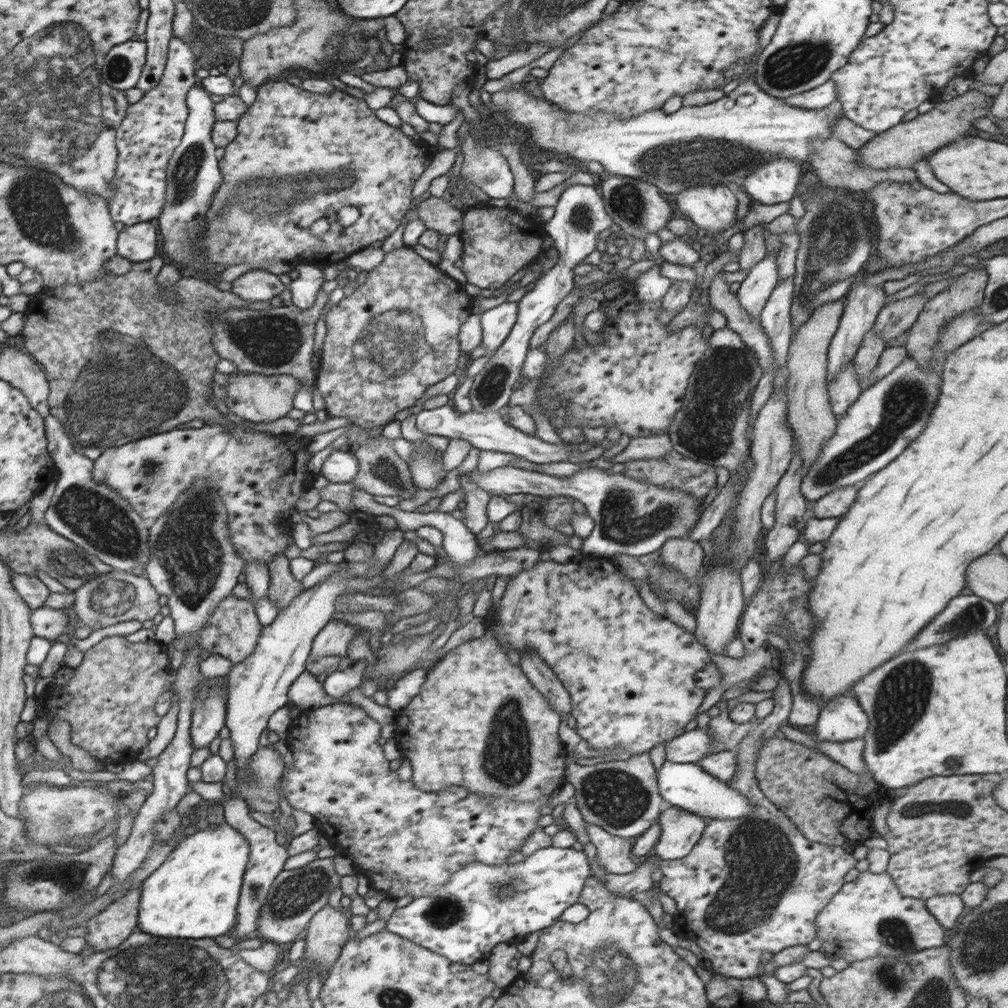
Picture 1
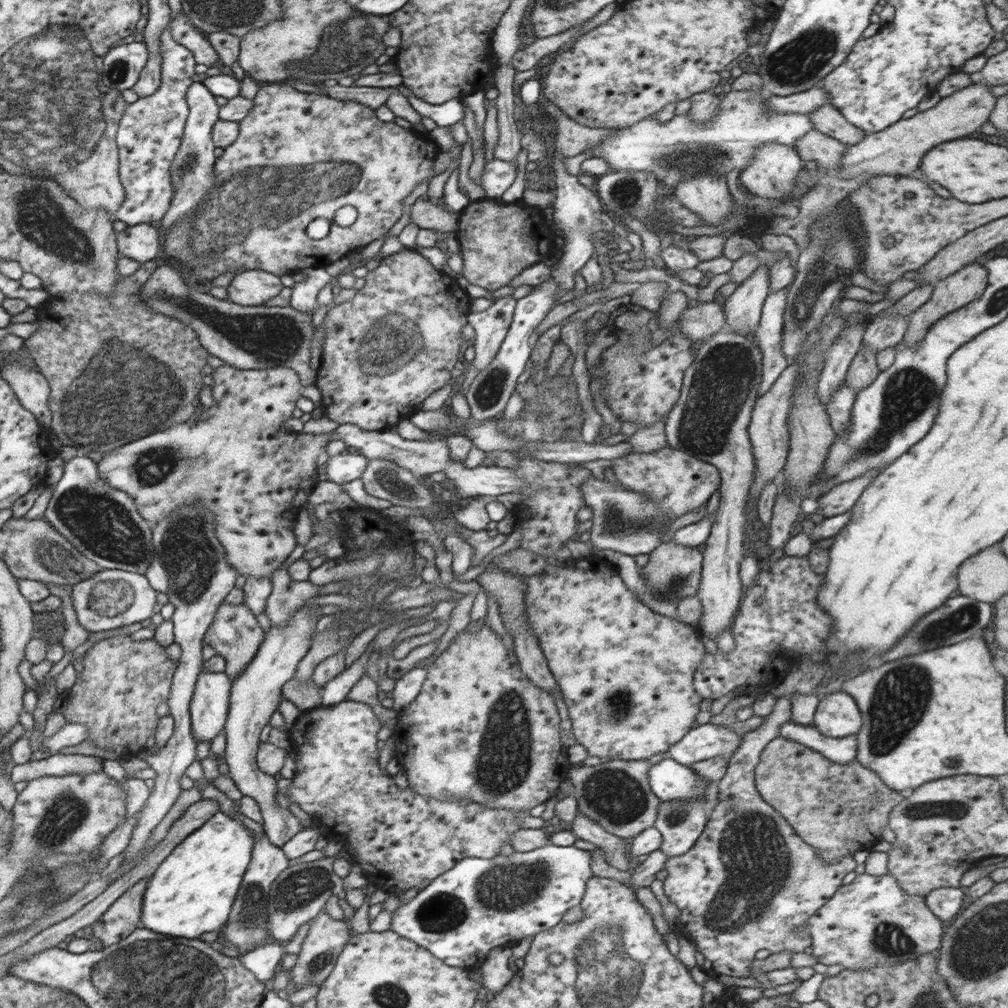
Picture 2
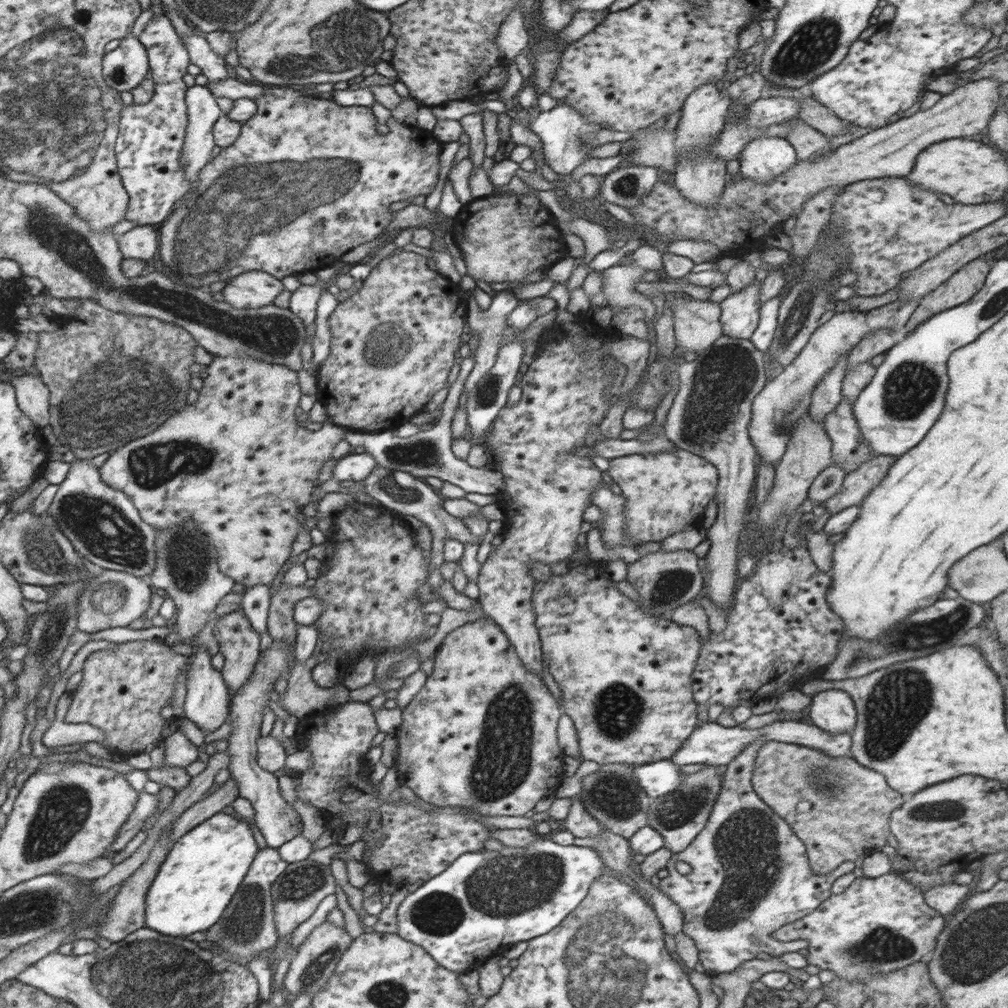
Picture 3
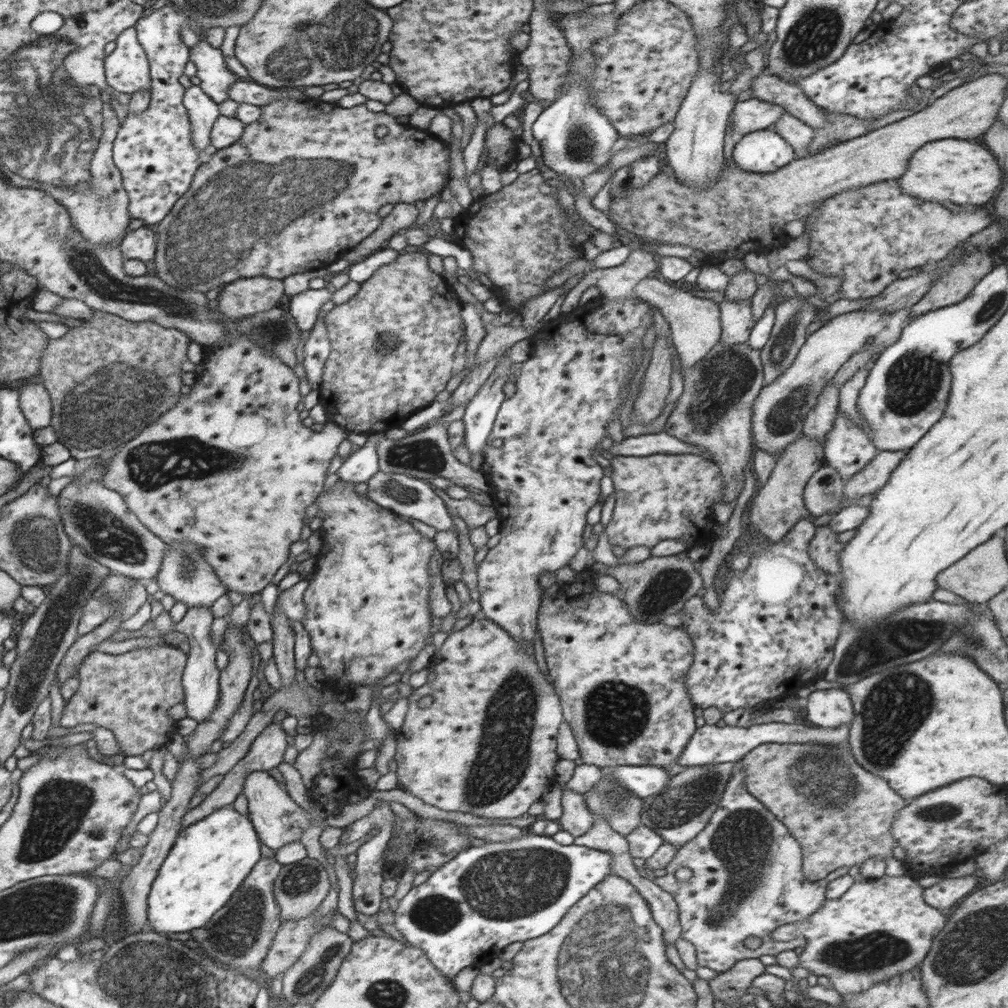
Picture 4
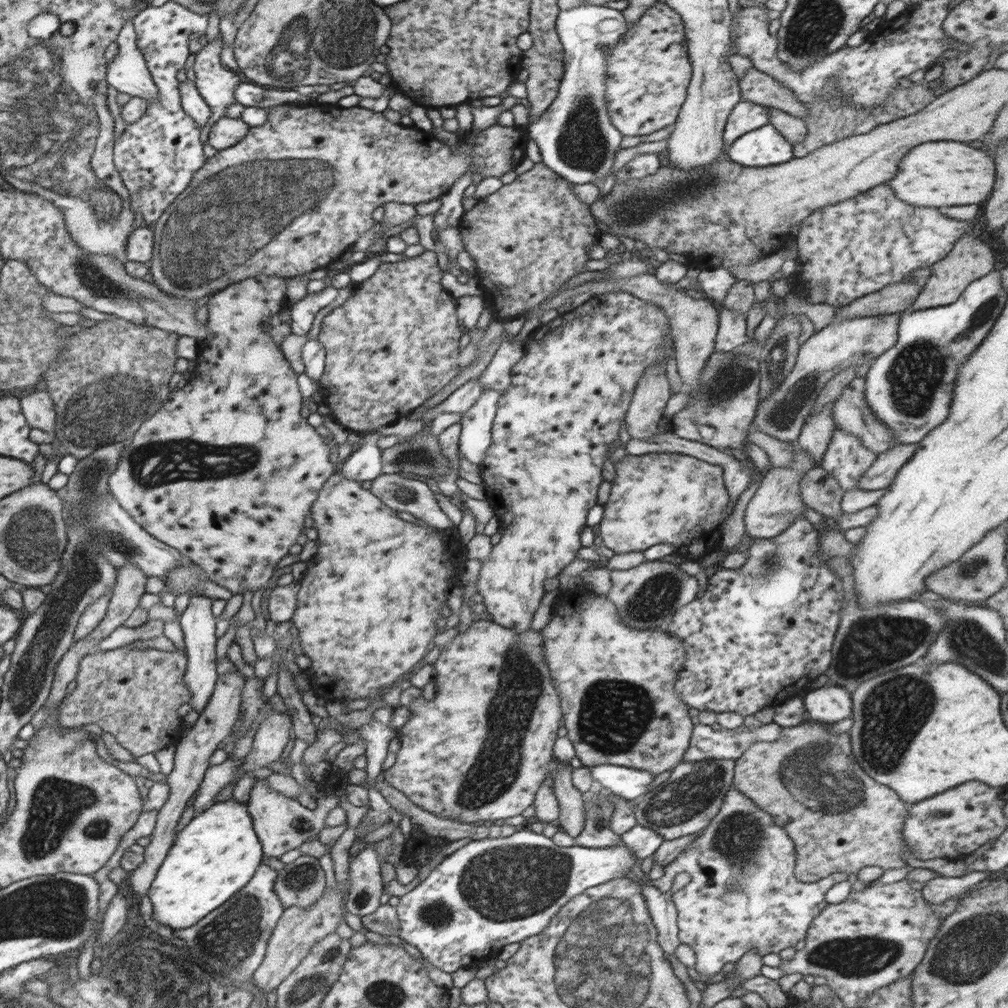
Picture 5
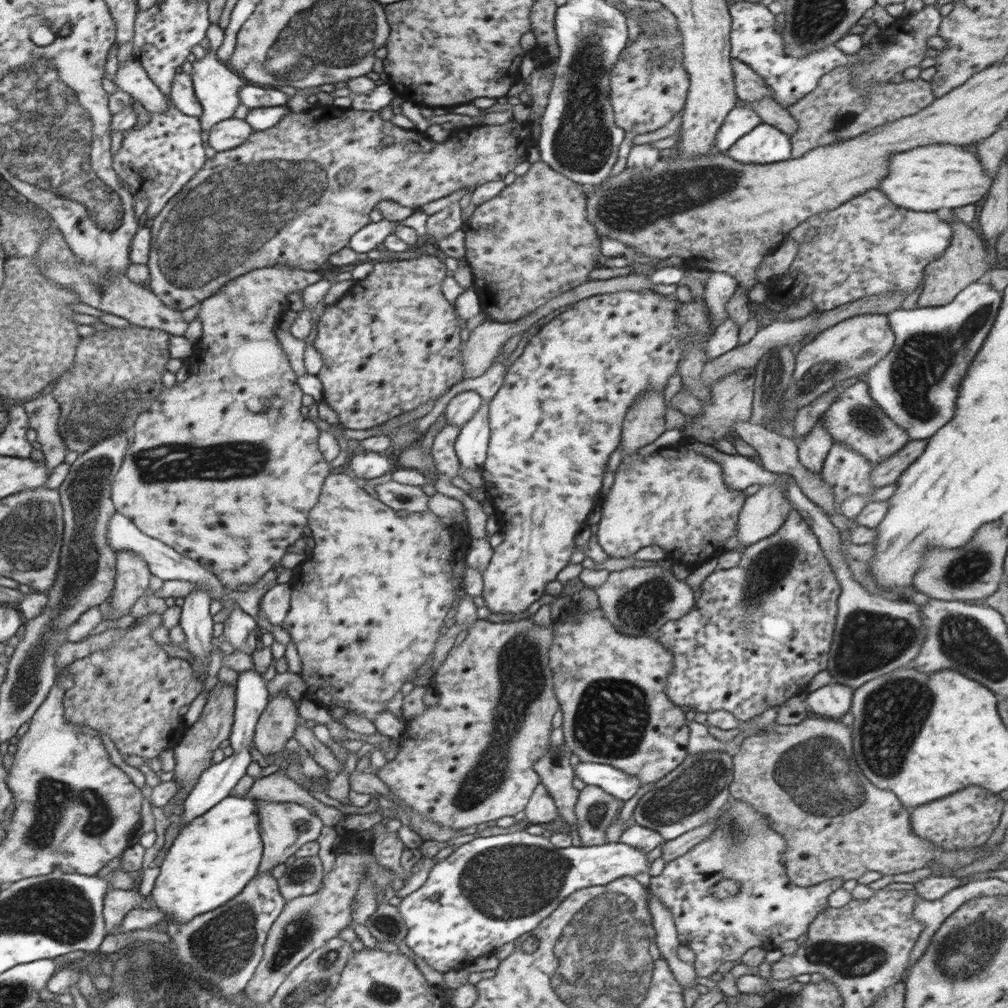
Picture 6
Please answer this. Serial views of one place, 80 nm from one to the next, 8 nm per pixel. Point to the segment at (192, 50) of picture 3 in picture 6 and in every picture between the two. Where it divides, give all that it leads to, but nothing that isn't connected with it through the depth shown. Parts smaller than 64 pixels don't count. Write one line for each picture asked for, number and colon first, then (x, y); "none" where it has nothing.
4: (216, 78)
5: (216, 83)
6: (217, 86)

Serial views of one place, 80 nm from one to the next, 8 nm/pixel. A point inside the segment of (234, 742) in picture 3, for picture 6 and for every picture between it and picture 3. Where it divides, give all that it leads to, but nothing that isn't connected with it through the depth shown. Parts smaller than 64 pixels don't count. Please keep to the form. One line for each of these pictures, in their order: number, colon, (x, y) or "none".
4: (278, 820)
5: (281, 823)
6: (284, 827)

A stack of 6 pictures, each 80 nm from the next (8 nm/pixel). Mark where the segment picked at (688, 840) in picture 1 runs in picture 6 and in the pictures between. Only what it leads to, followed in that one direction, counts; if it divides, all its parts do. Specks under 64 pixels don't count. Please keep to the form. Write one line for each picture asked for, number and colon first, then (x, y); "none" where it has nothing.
2: (681, 823)
3: (679, 817)
4: (683, 807)
5: (684, 804)
6: (692, 794)

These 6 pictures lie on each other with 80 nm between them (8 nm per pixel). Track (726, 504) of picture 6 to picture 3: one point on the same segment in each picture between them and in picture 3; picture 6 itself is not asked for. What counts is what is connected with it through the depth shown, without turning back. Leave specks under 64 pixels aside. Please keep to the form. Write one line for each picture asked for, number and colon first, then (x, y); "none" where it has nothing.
3: (667, 492)
4: (664, 496)
5: (648, 505)

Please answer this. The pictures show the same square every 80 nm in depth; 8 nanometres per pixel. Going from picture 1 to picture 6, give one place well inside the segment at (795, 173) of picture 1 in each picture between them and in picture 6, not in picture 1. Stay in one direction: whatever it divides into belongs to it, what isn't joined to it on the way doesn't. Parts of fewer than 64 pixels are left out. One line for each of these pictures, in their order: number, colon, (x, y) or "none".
2: (772, 173)
3: (763, 159)
4: (764, 151)
5: (765, 146)
6: (764, 144)

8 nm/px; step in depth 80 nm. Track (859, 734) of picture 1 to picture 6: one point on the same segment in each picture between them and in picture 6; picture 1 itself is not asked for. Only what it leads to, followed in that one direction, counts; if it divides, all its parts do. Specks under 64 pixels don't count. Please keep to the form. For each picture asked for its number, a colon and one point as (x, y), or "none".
2: (837, 716)
3: (833, 711)
4: (832, 708)
5: (830, 704)
6: (833, 701)

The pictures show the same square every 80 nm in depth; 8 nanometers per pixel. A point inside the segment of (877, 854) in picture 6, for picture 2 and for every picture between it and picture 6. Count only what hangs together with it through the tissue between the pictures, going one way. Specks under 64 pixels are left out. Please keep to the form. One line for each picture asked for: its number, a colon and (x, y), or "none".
2: (828, 803)
3: (840, 810)
4: (841, 814)
5: (808, 780)

